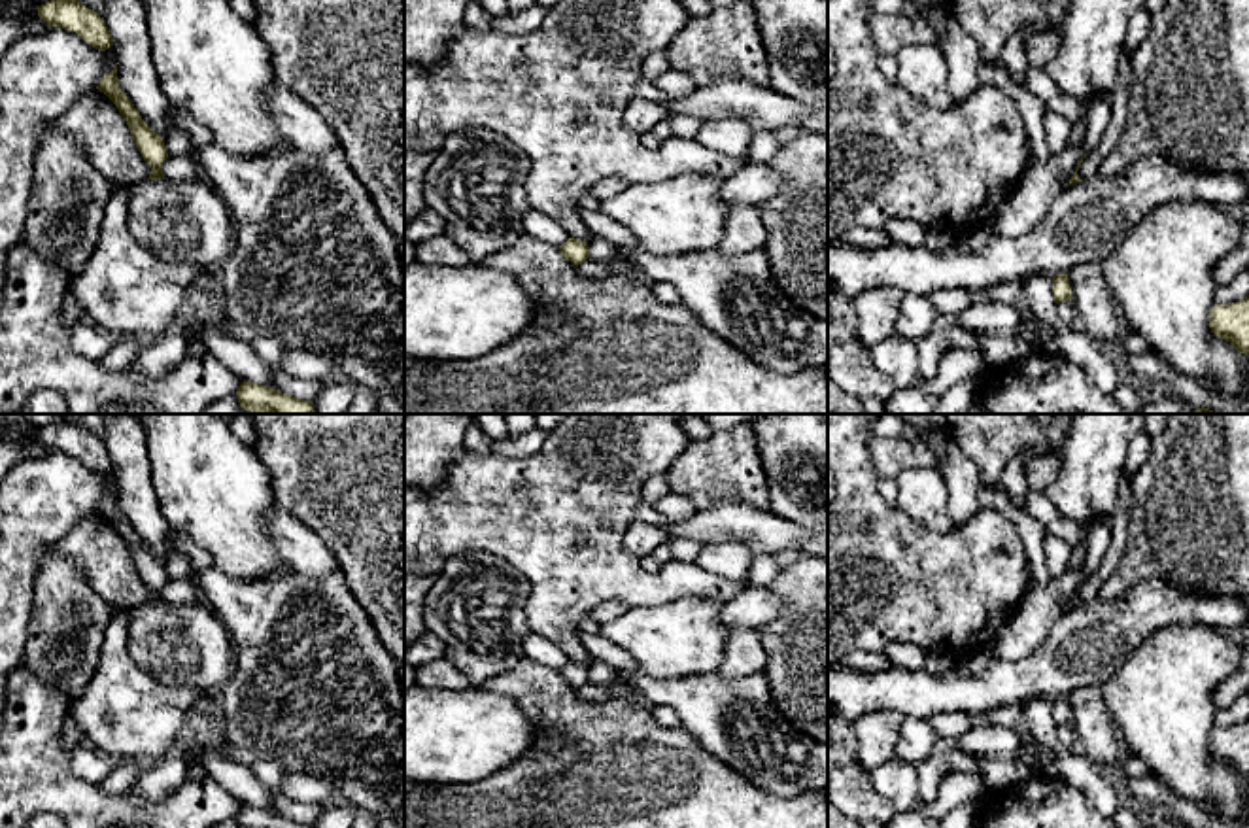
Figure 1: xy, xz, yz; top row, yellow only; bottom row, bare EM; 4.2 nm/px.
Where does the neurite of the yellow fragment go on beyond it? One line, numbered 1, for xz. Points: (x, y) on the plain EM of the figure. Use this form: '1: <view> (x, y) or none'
1: none

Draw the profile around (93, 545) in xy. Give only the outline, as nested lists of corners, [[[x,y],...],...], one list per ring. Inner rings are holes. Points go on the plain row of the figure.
[[[98,512],[76,524],[57,543],[57,550],[113,609],[149,603],[151,592],[138,575],[125,541]]]

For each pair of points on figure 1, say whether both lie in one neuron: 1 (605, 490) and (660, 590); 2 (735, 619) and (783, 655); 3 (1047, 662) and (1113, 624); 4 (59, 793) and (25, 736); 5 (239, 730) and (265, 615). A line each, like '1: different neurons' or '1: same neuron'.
1: same neuron
2: different neurons
3: same neuron
4: same neuron
5: same neuron

